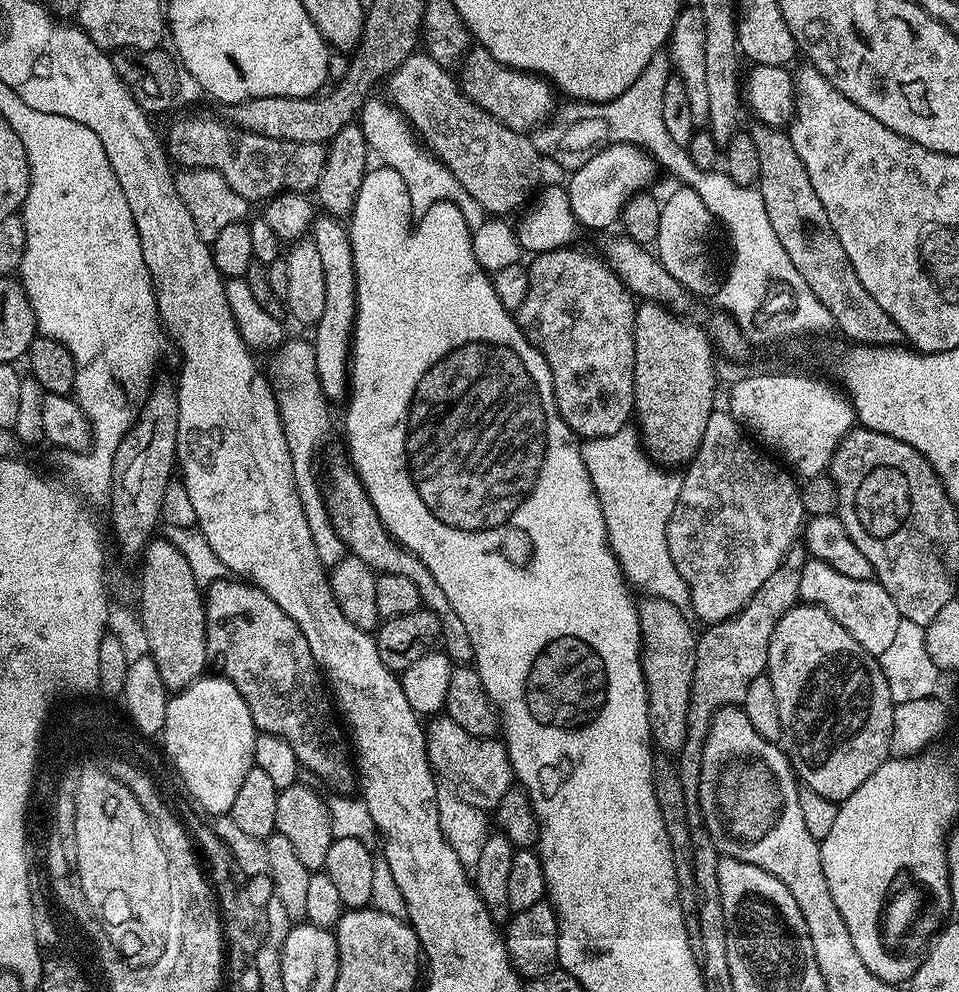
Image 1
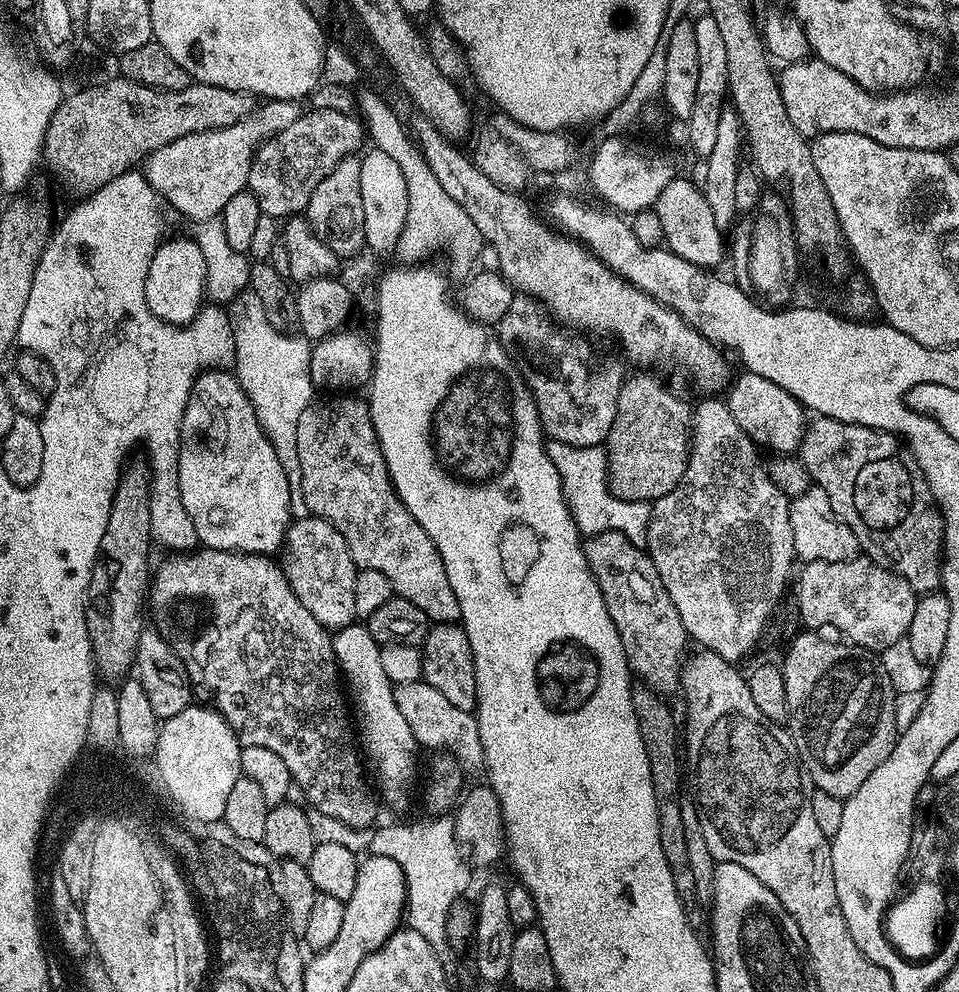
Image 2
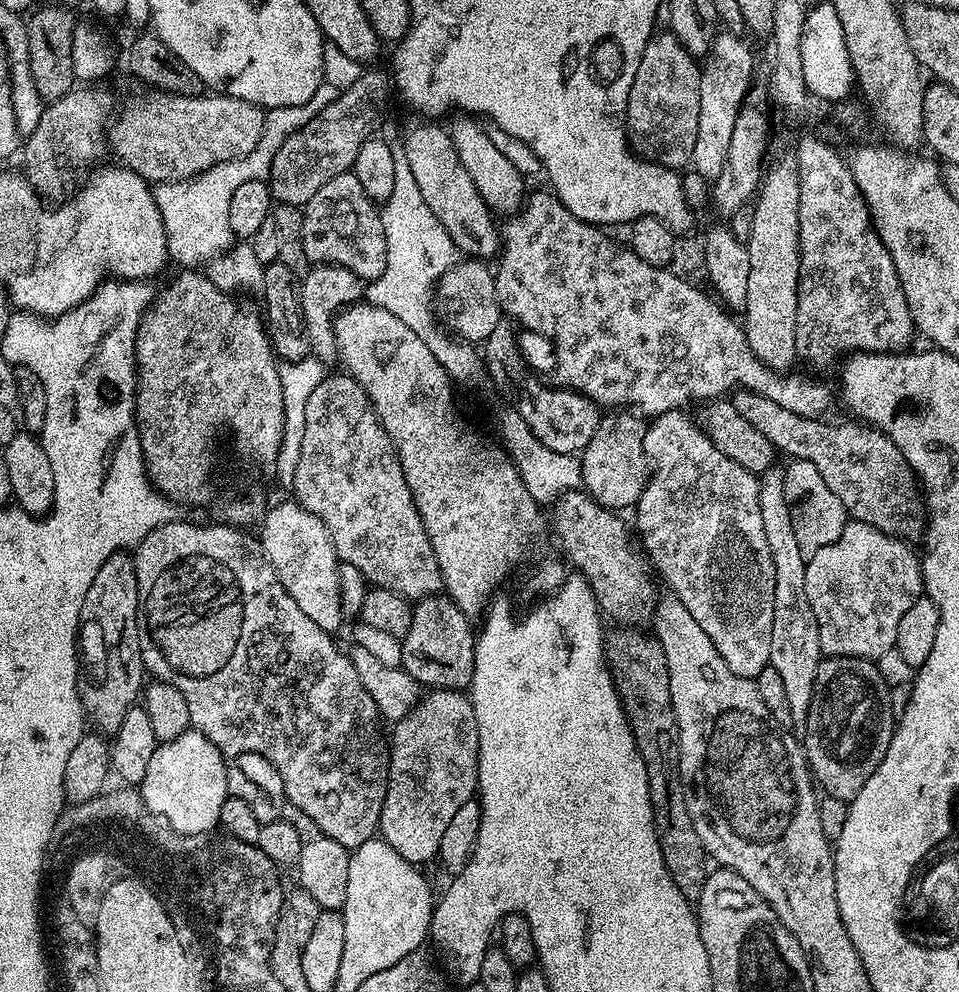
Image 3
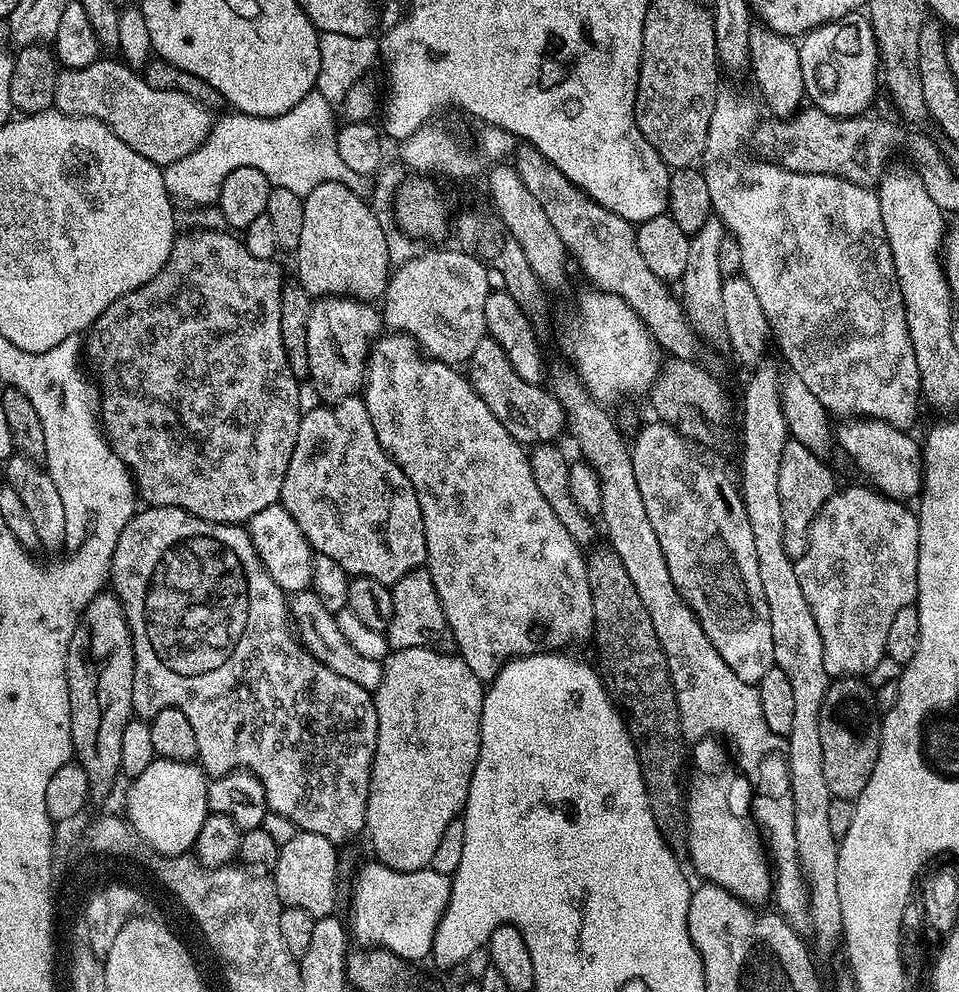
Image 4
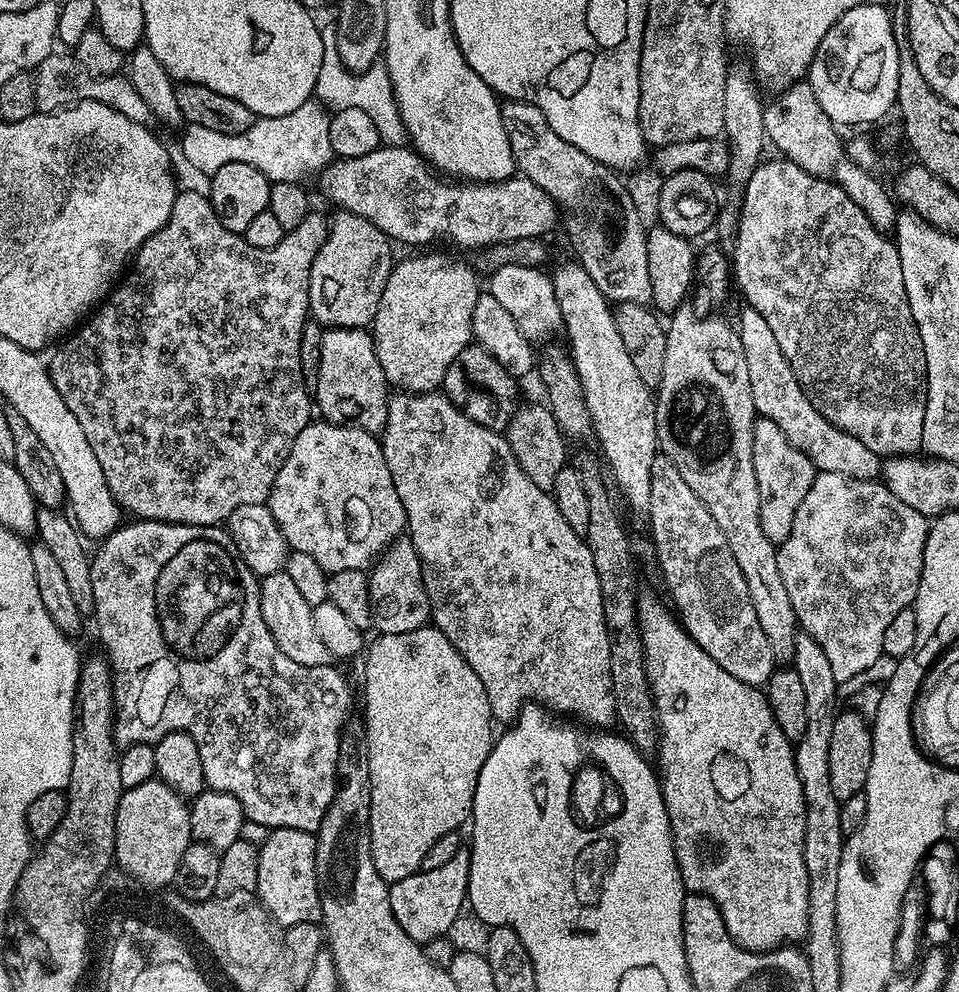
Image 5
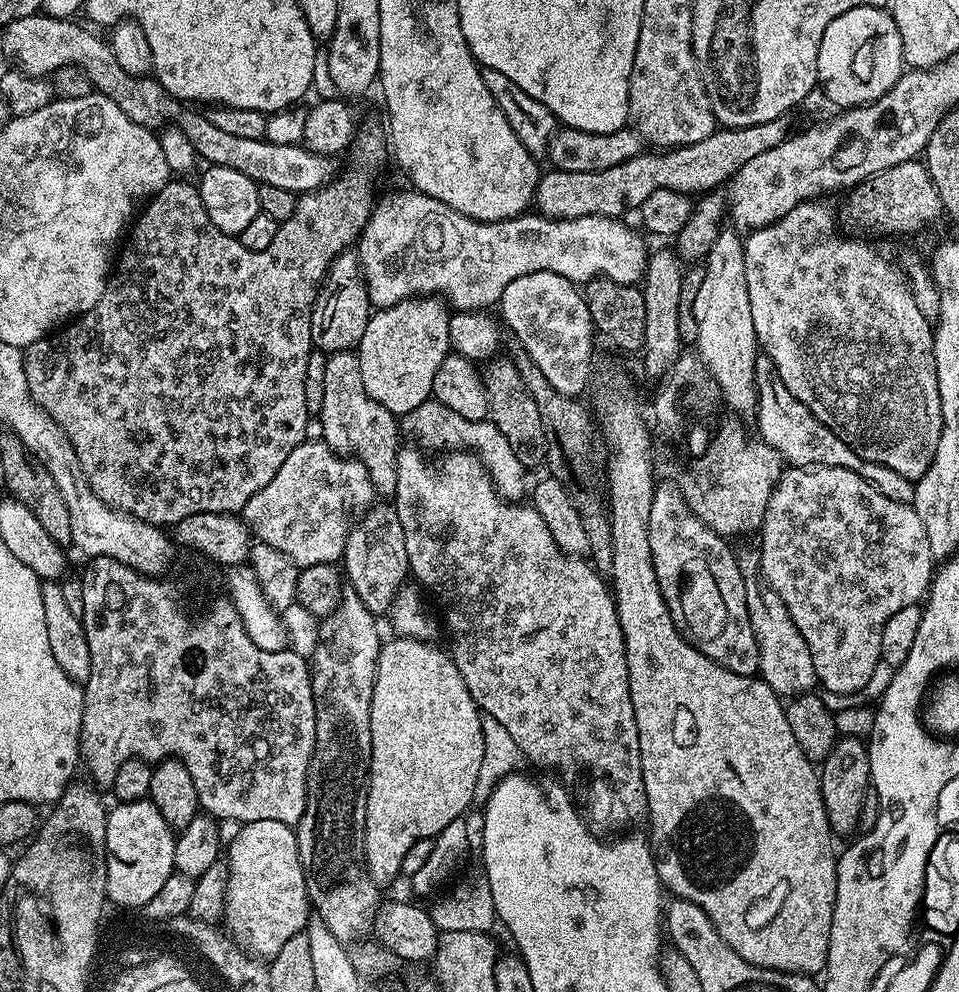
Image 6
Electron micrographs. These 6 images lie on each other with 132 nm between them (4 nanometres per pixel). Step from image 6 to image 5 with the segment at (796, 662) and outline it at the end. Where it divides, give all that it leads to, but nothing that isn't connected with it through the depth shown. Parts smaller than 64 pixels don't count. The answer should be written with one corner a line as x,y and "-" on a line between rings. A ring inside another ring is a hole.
736,364
736,372
732,372
732,376
724,376
720,384
724,384
720,392
724,392
724,404
728,404
728,412
732,412
732,428
736,428
736,432
732,432
732,456
728,456
724,464
696,464
696,468
684,468
682,478
686,478
686,486
698,494
706,510
710,510
714,522
718,522
718,530
722,530
726,546
730,546
730,554
734,554
734,562
738,562
738,570
742,570
746,578
746,590
750,590
750,602
754,602
758,626
762,626
766,642
770,642
773,661
788,662
796,652
798,625
794,606
790,606
790,594
786,594
782,574
778,574
777,545
772,544
762,532
759,520
759,490
751,444
752,427
758,413
750,394
747,365
740,368
740,364

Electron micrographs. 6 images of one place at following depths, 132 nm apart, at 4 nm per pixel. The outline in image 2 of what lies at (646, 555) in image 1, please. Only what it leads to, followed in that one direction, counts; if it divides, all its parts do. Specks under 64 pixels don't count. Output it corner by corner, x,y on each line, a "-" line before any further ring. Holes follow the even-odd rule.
554,439
547,441
548,453
560,475
564,499
572,511
576,525
585,537
603,532
621,532
631,543
648,543
648,527
652,504
647,500
619,500
608,486
608,453
600,446
570,446

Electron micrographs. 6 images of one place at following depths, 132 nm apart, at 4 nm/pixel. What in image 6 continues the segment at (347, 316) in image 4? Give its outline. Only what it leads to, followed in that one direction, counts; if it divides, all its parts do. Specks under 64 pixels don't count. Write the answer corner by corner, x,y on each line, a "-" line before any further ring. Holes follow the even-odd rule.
355,351
334,352
326,362
326,390
322,410
318,415
324,431
323,443
333,452
355,458
366,466
372,485
384,498
395,497
398,486
398,454
402,447
402,428
397,417
386,406
370,398
366,386
362,386
362,370
358,366

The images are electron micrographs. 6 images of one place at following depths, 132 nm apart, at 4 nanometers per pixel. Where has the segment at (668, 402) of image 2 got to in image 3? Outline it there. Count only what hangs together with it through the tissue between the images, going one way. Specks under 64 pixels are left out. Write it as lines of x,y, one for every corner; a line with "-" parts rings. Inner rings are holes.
616,410
600,421
594,438
584,447
580,461
583,491
604,508
631,509
640,501
640,495
650,475
650,461
644,449
645,417
632,410

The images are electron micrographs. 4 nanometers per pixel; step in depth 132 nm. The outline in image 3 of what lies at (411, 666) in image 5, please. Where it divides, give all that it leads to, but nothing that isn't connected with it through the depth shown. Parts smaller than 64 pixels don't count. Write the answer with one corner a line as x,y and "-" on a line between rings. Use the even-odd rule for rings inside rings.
437,688
429,691
401,720
395,721
393,728
396,729
390,732
386,802
382,802
378,832
385,842
398,850
398,854
402,854
402,858
406,858
406,862
424,866
427,860
437,859
442,834
454,814
477,795
478,722
474,718
472,701
463,691

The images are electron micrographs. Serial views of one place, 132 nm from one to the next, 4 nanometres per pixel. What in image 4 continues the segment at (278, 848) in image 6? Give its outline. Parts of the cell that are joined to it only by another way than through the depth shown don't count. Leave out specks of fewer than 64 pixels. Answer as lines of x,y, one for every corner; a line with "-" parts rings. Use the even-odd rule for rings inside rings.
297,831
296,836
280,846
274,869
277,896
284,906
306,910
311,916
331,916
336,909
337,845
328,837
313,832

